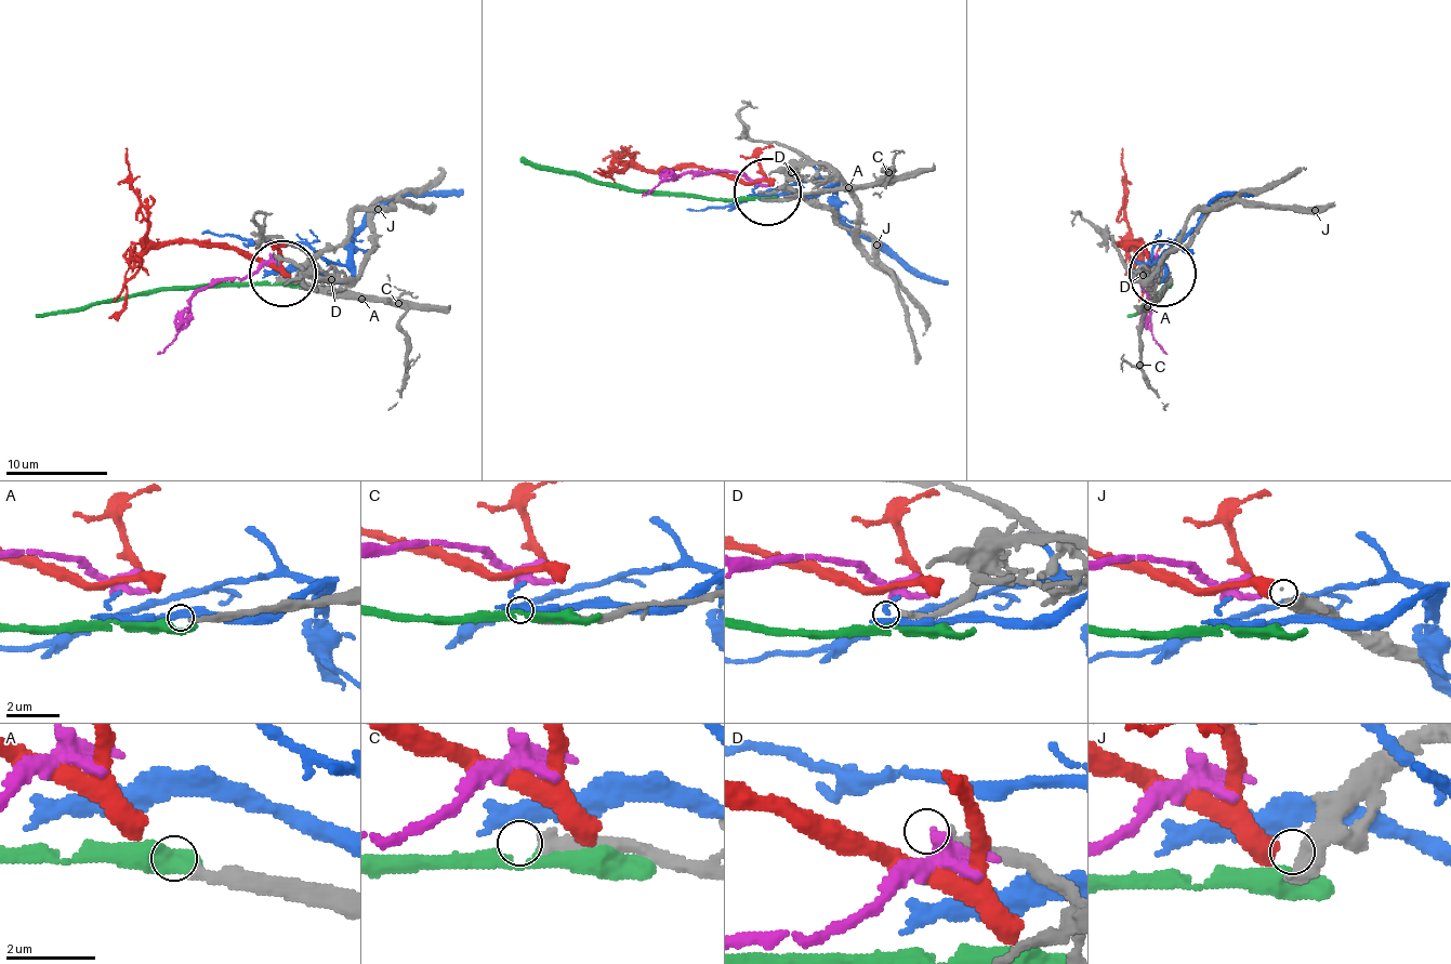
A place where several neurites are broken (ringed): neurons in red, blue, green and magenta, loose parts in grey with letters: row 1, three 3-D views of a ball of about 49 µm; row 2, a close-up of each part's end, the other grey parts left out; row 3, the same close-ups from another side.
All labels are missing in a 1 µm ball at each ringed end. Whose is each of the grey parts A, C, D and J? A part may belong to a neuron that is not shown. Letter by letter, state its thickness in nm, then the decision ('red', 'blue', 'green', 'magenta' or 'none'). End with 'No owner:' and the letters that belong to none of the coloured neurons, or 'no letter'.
A: calibre 240 nm; green
C: calibre 280 nm; none
D: calibre 280 nm; none
J: calibre 550 nm; red
No owner: C, D

